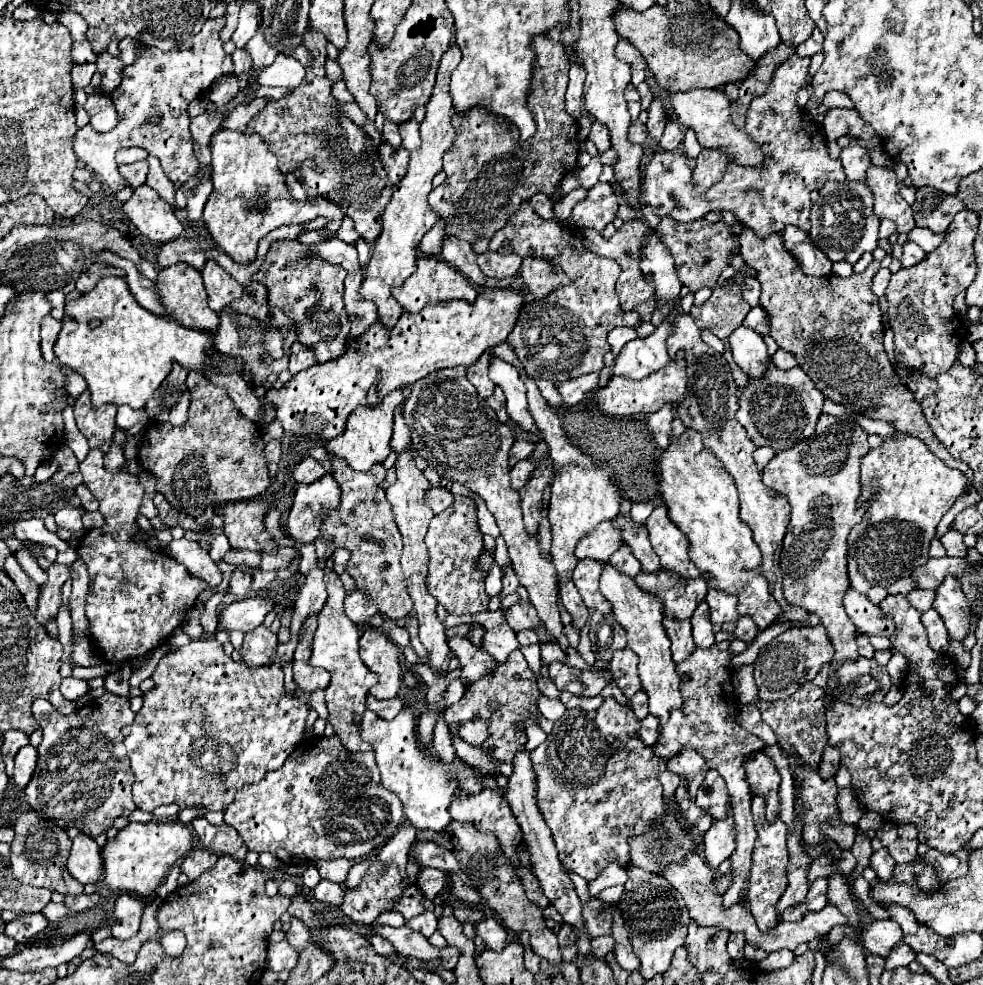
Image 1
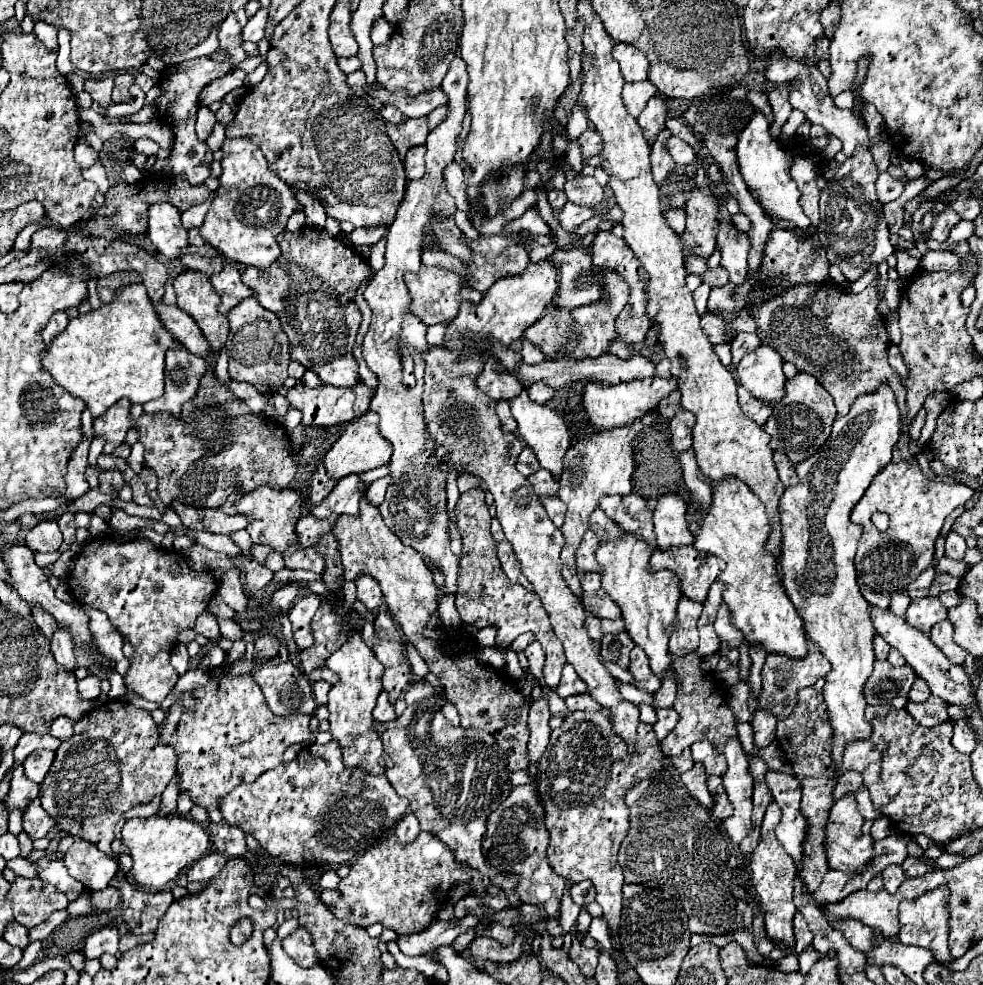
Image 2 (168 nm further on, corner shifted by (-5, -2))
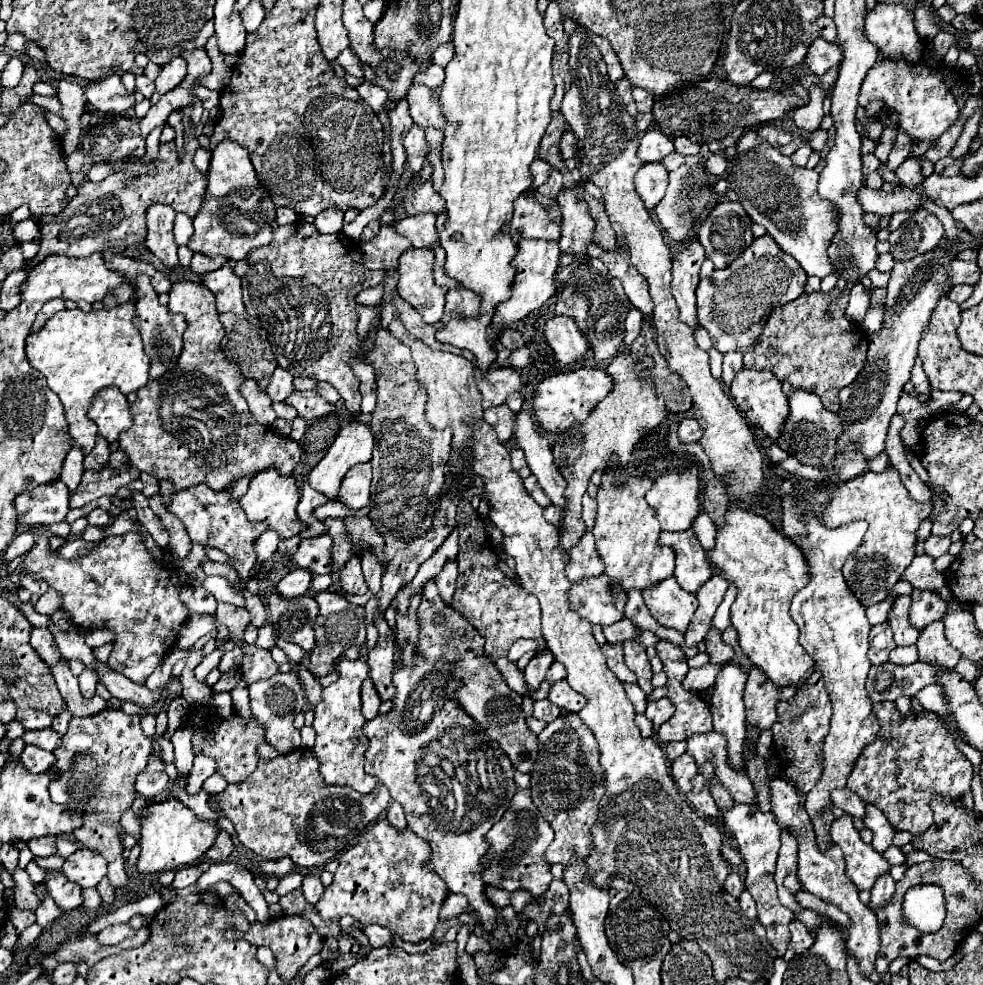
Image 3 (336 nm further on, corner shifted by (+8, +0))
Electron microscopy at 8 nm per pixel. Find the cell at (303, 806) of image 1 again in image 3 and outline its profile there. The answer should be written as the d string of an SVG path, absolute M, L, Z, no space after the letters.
M296 749L288 755L278 755L276 759L260 759L258 769L244 779L242 783L228 785L224 793L216 795L216 803L224 809L224 815L234 823L236 835L244 847L254 851L264 859L292 857L298 867L326 865L336 859L344 849L350 849L356 843L356 837L368 829L390 805L390 793L384 785L378 785L372 793L356 793L354 789L344 789L336 785L324 785L324 779L318 771L318 761L310 749Z

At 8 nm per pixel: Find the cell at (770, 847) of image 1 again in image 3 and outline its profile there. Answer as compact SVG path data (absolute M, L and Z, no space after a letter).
M736 805L734 809L720 811L720 817L724 825L736 835L738 851L742 853L748 875L746 875L746 889L756 899L758 905L758 921L768 929L768 941L782 957L790 943L790 931L788 925L794 921L794 913L786 907L782 907L778 895L776 895L776 883L774 883L774 871L776 871L776 857L780 849L780 825L776 823L776 817L772 813L762 813L758 807L752 805Z

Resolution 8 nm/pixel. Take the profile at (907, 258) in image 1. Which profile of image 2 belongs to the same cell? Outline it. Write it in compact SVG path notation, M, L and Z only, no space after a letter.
M925 251L919 261L919 267L925 271L941 271L941 269L947 271L957 267L957 263L959 263L959 257L951 251Z

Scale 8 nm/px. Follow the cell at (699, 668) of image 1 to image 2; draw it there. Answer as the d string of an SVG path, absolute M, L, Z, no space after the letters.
M689 653L683 657L673 655L673 667L681 679L681 689L677 691L677 699L673 703L675 711L679 713L679 721L675 729L659 743L659 749L665 757L679 757L685 747L691 747L697 741L711 741L715 751L721 751L729 739L737 739L737 719L727 703L723 703L723 691L713 687L709 691L711 671L703 671L703 659L697 653Z

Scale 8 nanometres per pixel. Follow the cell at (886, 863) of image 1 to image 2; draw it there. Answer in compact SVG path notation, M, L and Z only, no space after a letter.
M889 865L889 867L881 873L881 877L883 877L883 881L885 881L885 889L887 889L889 893L897 891L897 887L905 881L905 875L903 875L901 865Z

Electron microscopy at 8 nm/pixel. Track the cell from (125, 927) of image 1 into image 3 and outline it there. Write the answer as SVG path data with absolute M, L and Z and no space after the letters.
M106 709L104 713L92 717L72 717L60 749L54 751L56 765L52 771L60 771L60 781L52 781L50 797L84 813L84 825L72 835L84 847L102 853L108 861L108 879L116 887L128 887L122 859L124 827L120 825L120 817L138 797L134 781L146 767L150 749L152 741L142 733L140 715L126 715L124 711Z

